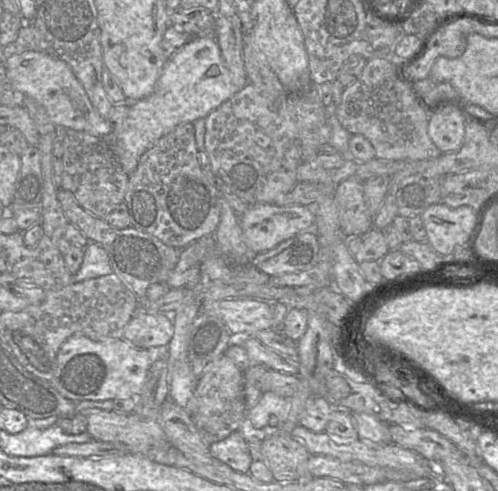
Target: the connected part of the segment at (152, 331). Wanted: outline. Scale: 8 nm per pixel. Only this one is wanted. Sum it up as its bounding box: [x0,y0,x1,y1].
[123,311,174,349]

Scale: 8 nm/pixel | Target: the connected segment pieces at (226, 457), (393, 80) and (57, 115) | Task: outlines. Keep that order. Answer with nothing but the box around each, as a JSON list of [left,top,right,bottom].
[[209,431,252,473],[336,57,441,160],[4,49,113,137]]

